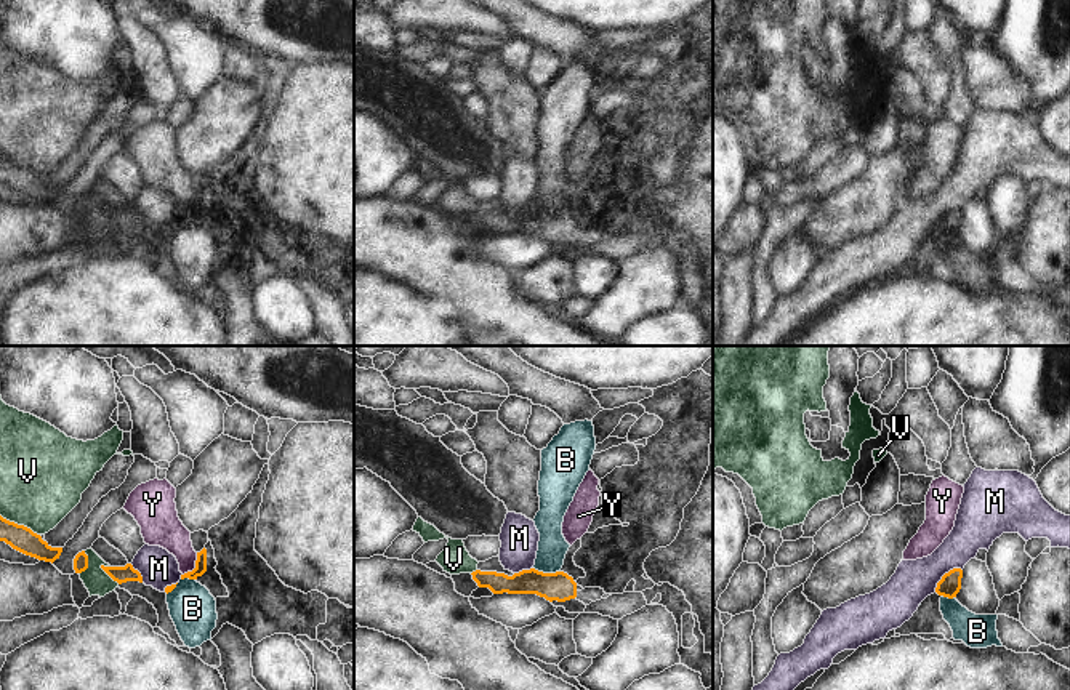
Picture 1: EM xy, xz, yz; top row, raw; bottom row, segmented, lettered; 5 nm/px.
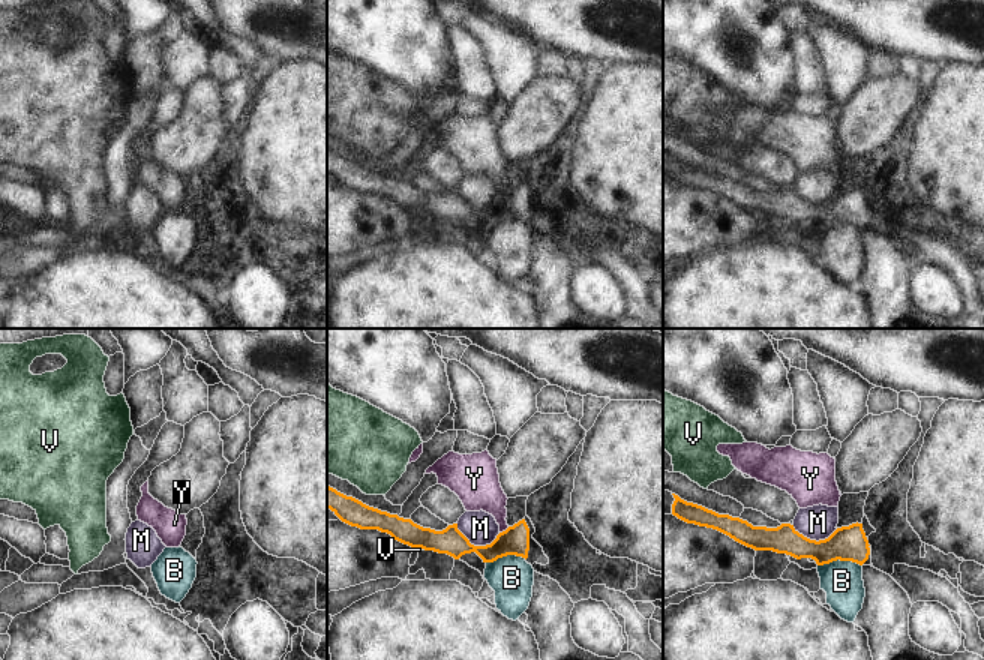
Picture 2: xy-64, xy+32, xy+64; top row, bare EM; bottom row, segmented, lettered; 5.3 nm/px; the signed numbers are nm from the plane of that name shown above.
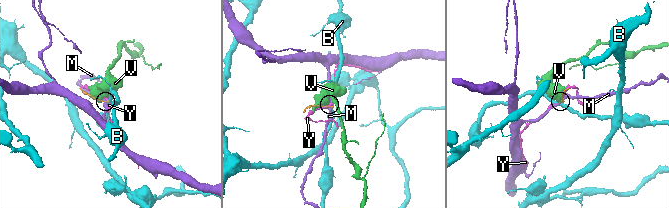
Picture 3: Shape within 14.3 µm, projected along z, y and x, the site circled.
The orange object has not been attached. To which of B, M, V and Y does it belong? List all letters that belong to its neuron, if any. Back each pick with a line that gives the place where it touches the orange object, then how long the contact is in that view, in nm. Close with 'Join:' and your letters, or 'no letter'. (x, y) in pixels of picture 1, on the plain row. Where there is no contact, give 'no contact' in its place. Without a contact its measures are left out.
Join: no letter

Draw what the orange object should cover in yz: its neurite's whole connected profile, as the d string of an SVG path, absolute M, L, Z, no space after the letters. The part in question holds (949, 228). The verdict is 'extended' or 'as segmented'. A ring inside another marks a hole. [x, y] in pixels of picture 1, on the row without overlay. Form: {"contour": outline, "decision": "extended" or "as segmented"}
{"contour": "M953 210L948 215L942 218L942 221L937 224L935 234L939 237L953 240L961 231L961 219L963 219L963 211L961 210Z", "decision": "as segmented"}

